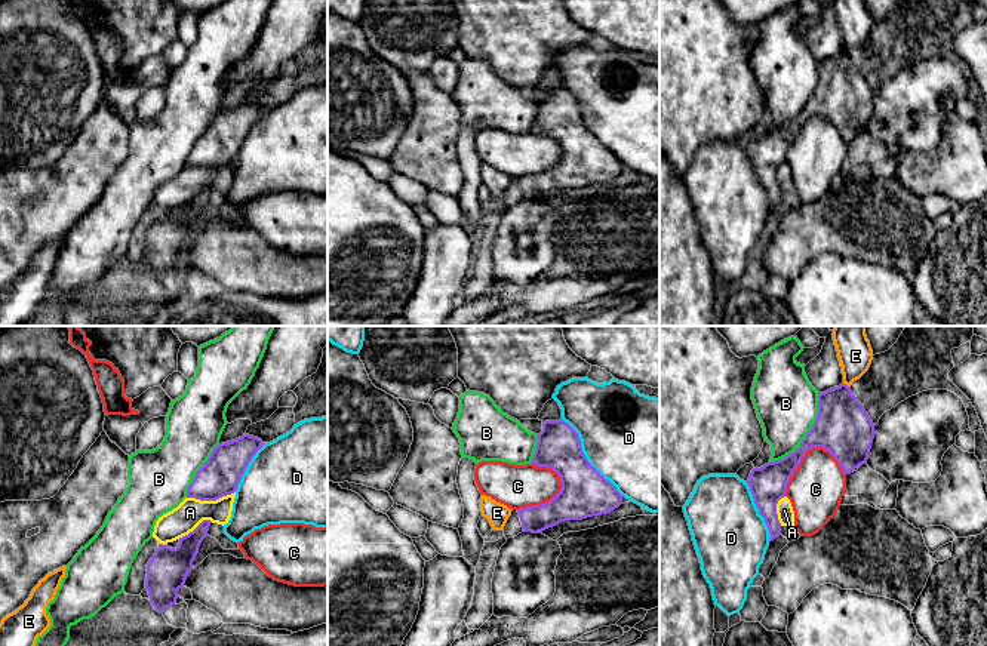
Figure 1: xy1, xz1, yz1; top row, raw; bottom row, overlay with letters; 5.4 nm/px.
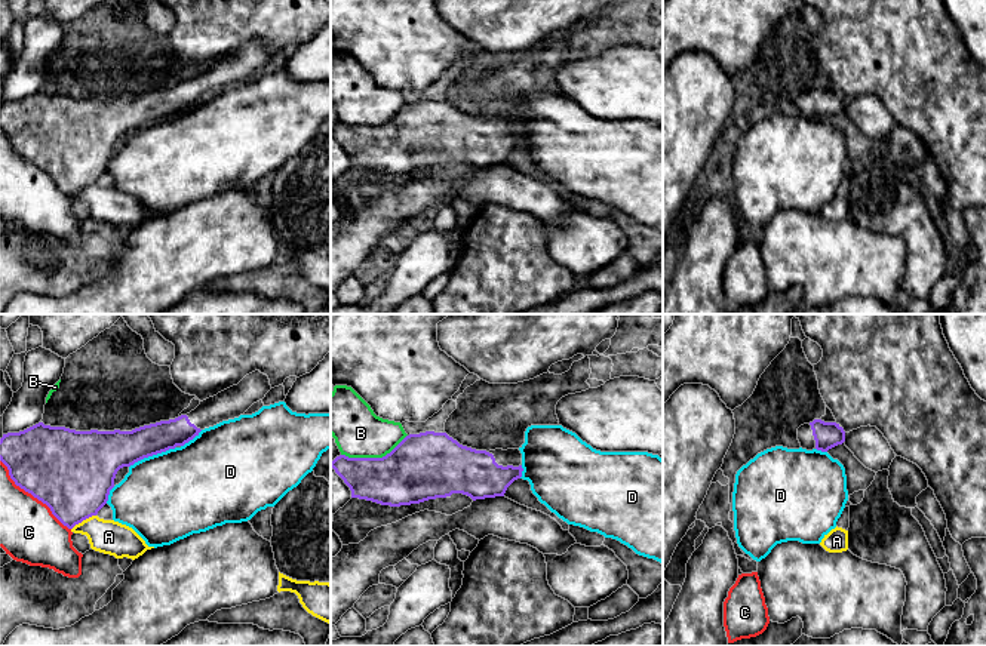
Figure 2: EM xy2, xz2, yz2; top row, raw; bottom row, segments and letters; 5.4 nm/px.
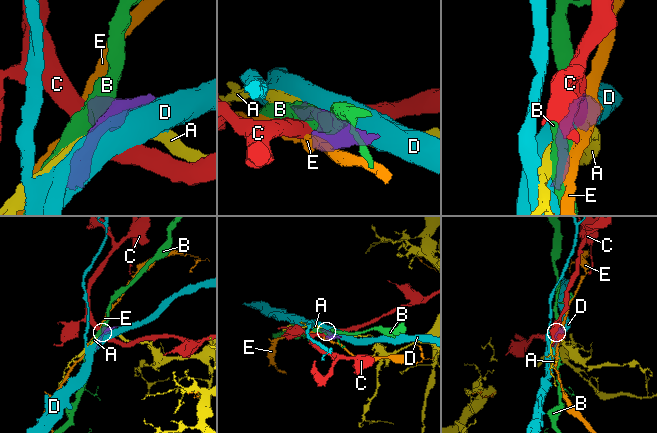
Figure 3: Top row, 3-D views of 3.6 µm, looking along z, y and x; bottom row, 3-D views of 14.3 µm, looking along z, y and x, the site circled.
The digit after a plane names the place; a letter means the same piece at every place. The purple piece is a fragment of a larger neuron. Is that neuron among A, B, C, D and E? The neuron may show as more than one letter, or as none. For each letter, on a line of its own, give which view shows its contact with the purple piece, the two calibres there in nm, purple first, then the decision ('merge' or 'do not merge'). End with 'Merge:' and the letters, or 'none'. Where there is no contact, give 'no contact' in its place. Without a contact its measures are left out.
A: meets purple in xy1; 220 nm thick on the purple side, 160 nm on the other; do not merge
B: meets purple in yz1; 300 nm thick on the purple side, 340 nm on the other; do not merge
C: meets purple in yz1; 300 nm thick on the purple side, 300 nm on the other; do not merge
D: meets purple in xz1; 260 nm thick on the purple side, 480 nm on the other; do not merge
E: meets purple in yz1; 300 nm thick on the purple side, 190 nm on the other; do not merge
Merge: none

